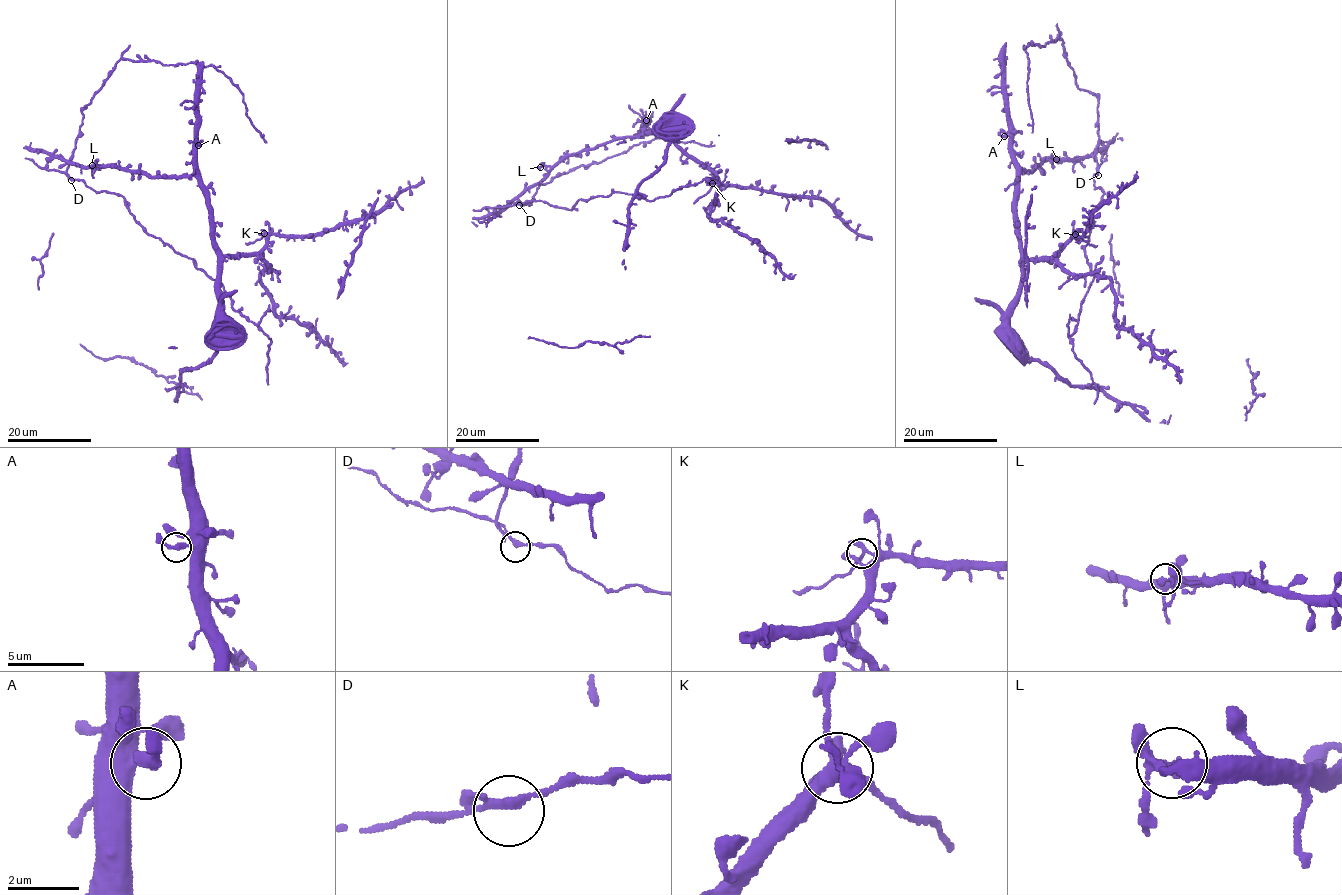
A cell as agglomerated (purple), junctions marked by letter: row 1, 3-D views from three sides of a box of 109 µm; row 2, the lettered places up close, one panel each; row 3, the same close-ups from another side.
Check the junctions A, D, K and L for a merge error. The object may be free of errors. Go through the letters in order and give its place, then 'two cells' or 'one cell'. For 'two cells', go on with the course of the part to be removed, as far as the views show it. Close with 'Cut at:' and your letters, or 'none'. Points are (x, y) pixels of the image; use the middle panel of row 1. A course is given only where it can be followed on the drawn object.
A: at (646, 120); one cell
D: at (519, 205); one cell
K: at (712, 183); two cells; foreign part runs (712, 184), (694, 204)
L: at (540, 167); one cell
Cut at: K

